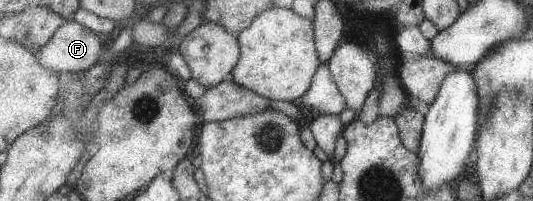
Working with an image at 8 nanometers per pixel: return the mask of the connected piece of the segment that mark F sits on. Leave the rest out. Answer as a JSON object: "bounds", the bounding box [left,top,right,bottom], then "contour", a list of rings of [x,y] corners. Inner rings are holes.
{"bounds":[37,20,104,73],"contour":[[[74,20],[63,22],[51,40],[39,48],[37,56],[42,60],[43,66],[49,66],[51,70],[59,73],[65,72],[86,73],[89,69],[97,65],[103,58],[104,51],[102,43],[97,32],[85,27]]]}

